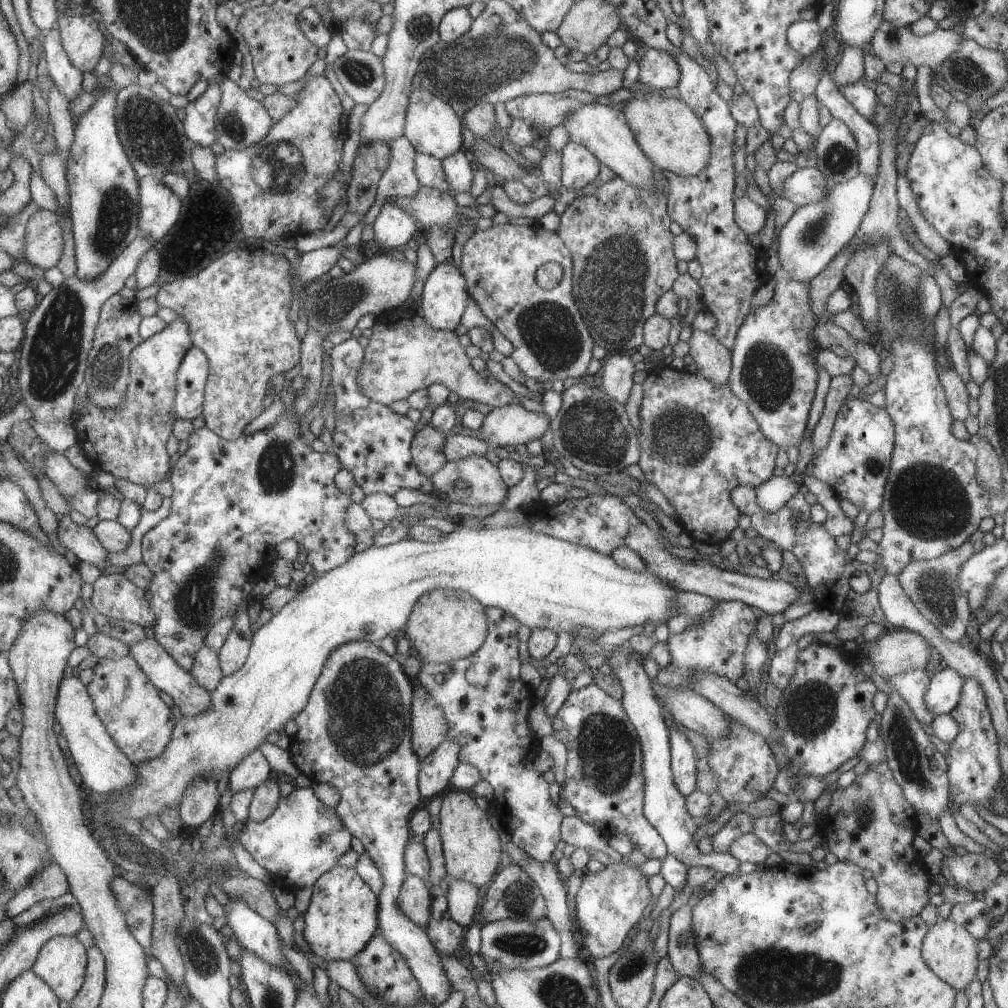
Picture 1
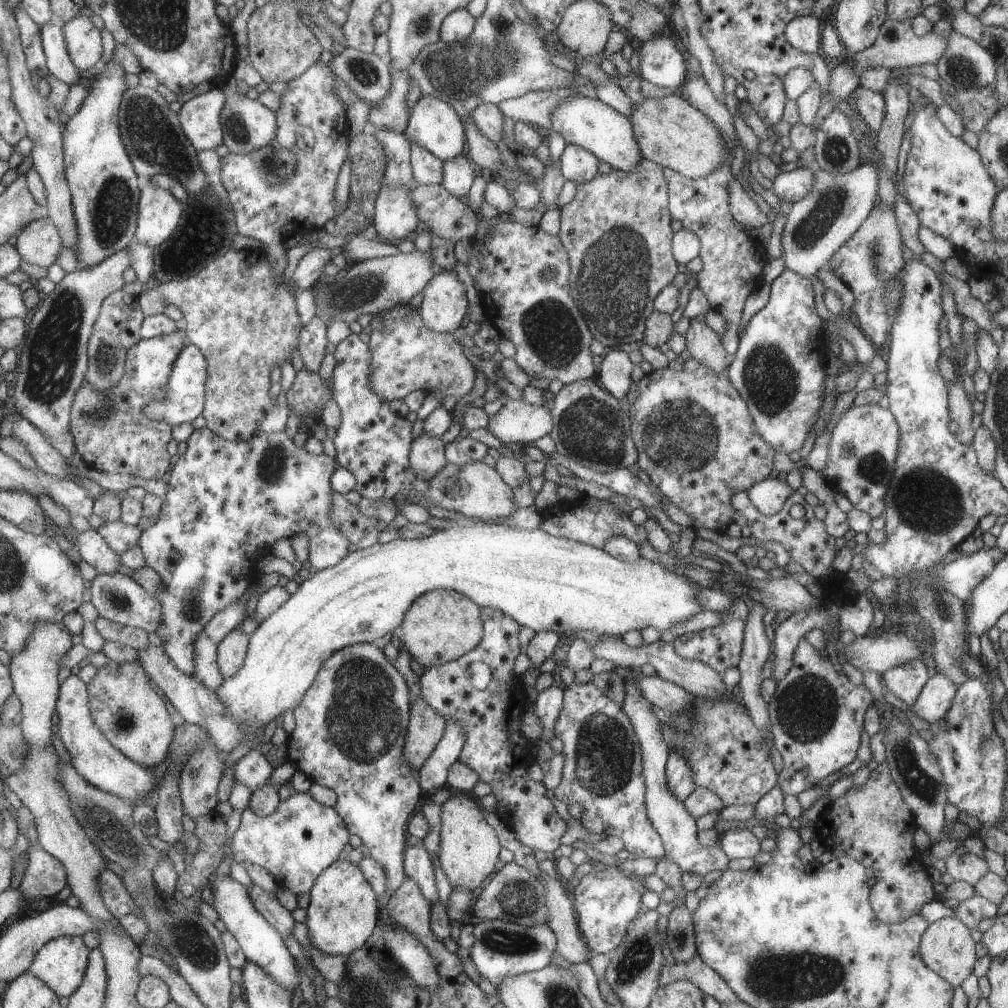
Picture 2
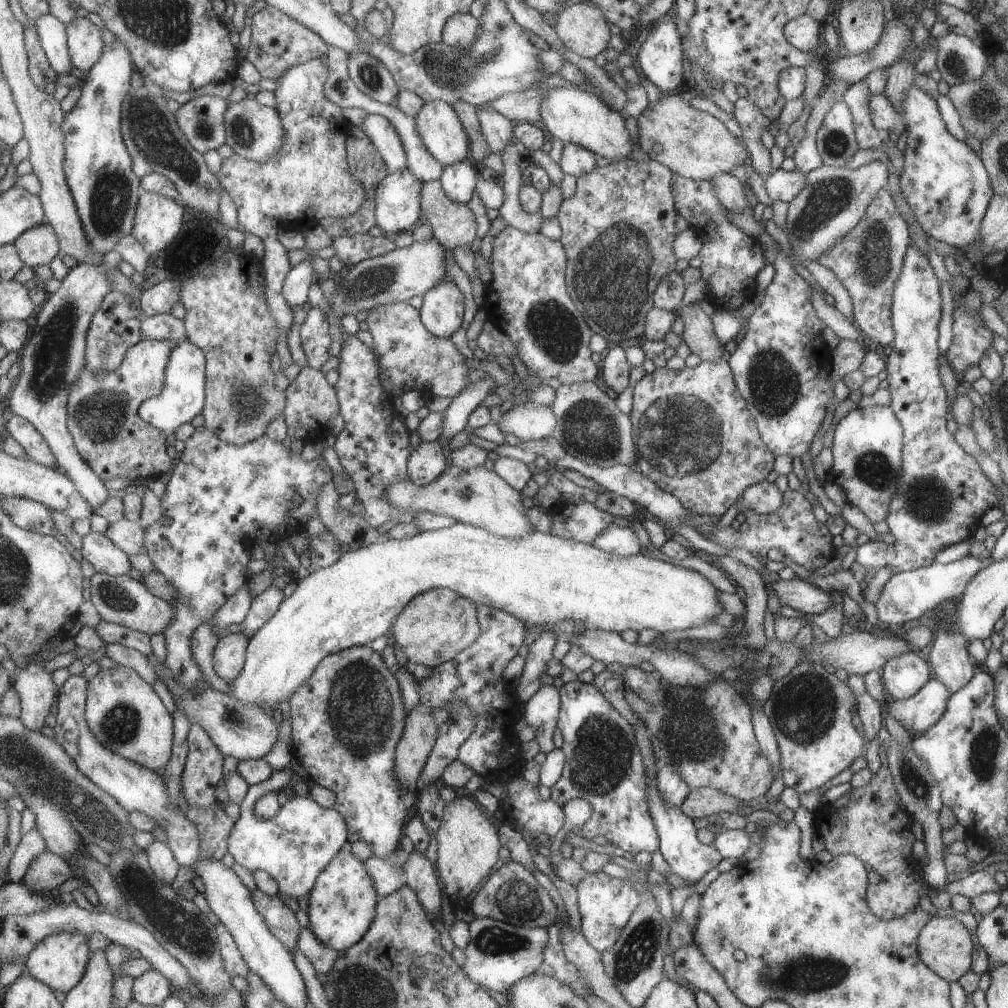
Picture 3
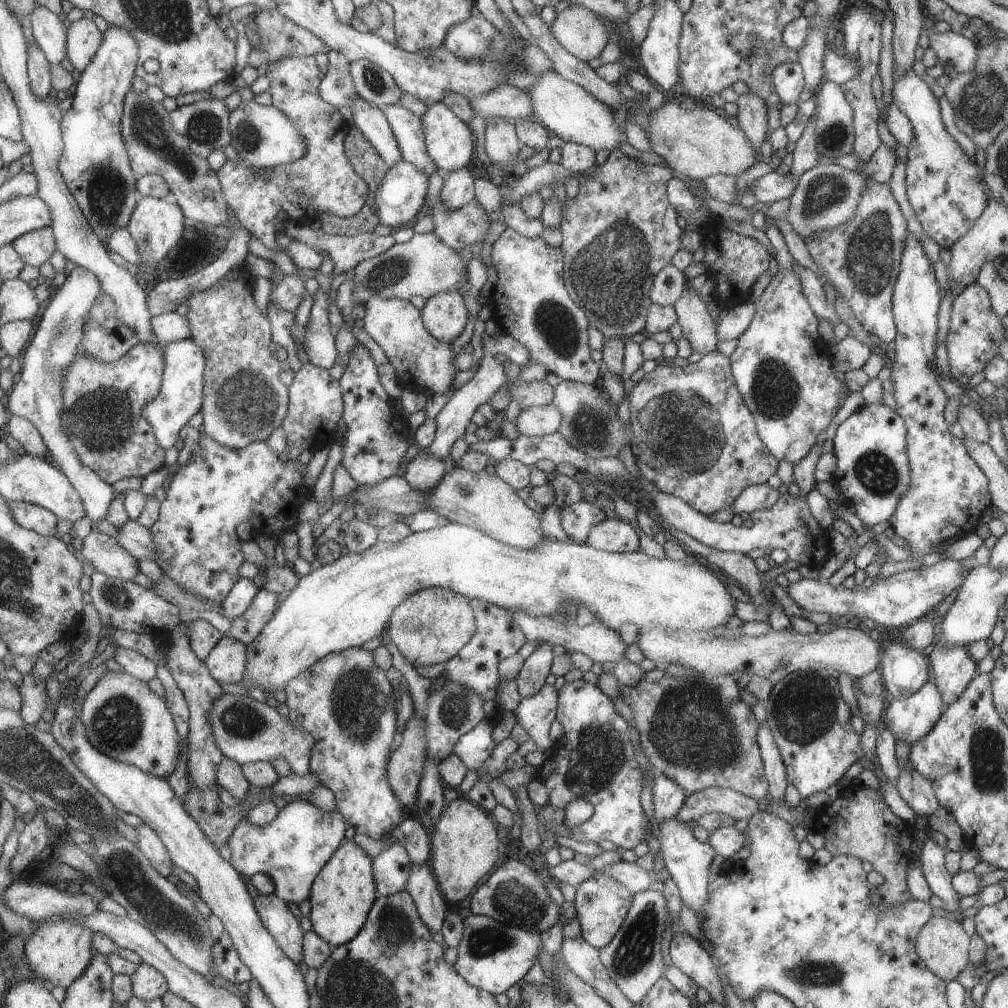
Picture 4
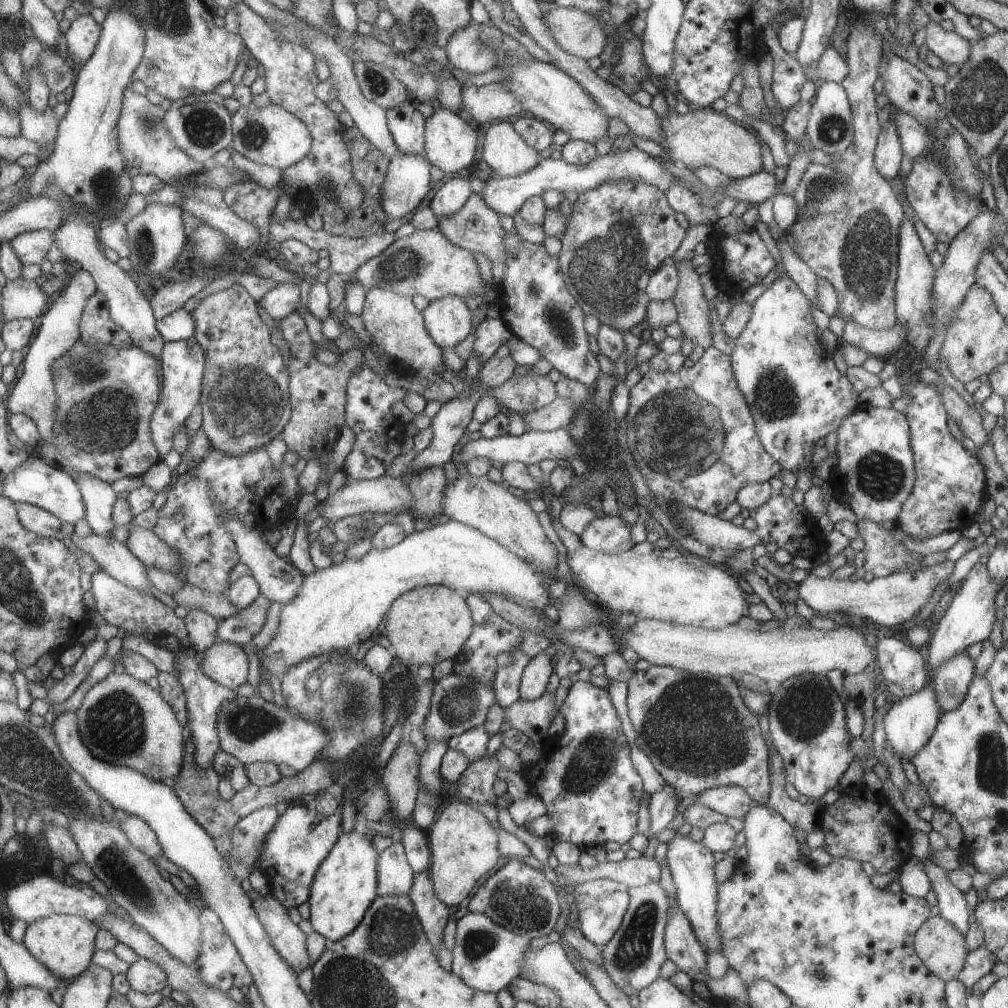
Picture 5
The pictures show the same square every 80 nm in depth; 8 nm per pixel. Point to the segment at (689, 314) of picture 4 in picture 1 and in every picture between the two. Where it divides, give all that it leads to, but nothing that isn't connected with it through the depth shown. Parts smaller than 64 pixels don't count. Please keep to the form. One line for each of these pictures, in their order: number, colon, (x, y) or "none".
1: (712, 360)
2: (704, 345)
3: (698, 334)

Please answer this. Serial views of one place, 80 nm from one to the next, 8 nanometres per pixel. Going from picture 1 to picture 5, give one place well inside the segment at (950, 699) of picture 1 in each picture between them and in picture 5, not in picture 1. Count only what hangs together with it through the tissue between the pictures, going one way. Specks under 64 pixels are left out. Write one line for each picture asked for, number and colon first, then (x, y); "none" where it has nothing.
2: (931, 705)
3: (926, 706)
4: (911, 717)
5: (909, 722)

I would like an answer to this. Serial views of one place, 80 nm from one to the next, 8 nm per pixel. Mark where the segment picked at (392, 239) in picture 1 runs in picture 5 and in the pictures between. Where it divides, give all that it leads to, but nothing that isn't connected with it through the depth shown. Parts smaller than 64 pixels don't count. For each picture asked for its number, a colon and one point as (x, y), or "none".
2: (394, 217)
3: (396, 202)
4: (400, 196)
5: (406, 186)

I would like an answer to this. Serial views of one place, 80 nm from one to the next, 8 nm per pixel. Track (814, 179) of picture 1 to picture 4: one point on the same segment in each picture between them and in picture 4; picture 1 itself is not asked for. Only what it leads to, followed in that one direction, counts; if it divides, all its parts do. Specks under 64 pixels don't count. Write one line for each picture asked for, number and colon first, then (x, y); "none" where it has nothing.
2: (790, 186)
3: (781, 185)
4: (772, 186)

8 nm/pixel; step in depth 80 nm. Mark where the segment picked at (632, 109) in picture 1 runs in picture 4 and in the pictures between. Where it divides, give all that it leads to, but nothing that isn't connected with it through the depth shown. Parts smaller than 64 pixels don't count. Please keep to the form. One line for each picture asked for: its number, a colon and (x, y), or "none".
2: (671, 133)
3: (694, 144)
4: (698, 143)

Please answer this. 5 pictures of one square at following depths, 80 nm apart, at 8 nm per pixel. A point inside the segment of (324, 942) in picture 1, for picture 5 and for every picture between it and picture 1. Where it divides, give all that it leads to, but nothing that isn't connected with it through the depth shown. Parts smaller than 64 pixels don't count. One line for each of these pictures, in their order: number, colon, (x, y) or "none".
2: (343, 912)
3: (341, 903)
4: (341, 894)
5: (344, 884)

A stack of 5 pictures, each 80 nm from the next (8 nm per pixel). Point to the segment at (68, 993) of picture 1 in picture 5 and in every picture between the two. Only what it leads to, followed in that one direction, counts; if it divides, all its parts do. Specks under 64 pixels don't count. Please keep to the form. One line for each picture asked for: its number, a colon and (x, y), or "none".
2: (60, 963)
3: (59, 960)
4: (58, 953)
5: (63, 944)

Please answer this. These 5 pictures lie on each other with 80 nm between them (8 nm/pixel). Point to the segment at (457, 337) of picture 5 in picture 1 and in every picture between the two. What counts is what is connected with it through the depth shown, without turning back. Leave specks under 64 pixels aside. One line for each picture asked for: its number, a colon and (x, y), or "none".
1: (444, 295)
2: (443, 305)
3: (442, 308)
4: (444, 315)

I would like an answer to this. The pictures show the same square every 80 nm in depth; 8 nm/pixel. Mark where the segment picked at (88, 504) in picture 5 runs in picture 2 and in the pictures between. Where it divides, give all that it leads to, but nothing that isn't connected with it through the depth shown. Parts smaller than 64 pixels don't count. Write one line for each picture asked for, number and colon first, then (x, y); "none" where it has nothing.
2: (51, 363)
3: (50, 361)
4: (37, 396)

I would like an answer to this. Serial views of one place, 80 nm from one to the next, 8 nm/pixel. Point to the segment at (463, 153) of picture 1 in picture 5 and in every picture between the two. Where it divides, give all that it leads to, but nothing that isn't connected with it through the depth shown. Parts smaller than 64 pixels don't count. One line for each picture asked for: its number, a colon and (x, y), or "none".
2: (457, 173)
3: (457, 180)
4: (457, 189)
5: (451, 194)

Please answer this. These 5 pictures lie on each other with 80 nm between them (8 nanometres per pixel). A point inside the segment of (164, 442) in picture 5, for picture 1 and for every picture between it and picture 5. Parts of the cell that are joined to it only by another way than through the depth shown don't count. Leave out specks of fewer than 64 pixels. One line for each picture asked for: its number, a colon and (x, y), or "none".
1: (191, 375)
2: (184, 400)
3: (182, 395)
4: (180, 395)

